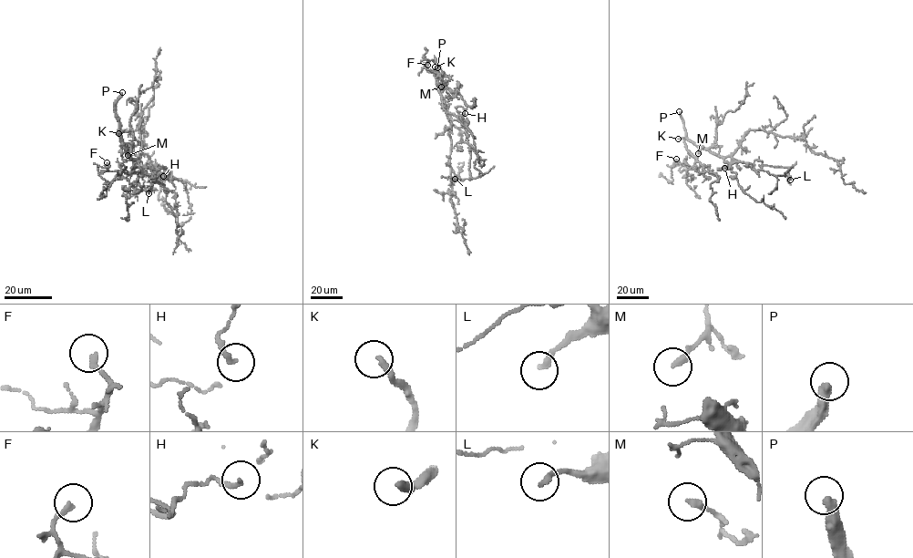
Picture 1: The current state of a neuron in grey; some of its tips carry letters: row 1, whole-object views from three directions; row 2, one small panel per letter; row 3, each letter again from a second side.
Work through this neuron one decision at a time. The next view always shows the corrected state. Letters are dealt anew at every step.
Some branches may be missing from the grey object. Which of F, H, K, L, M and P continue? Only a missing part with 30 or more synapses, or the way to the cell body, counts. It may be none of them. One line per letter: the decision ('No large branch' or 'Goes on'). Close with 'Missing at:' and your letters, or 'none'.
F: No large branch
H: No large branch
K: Goes on
L: No large branch
M: No large branch
P: Goes on
Missing at: K, P

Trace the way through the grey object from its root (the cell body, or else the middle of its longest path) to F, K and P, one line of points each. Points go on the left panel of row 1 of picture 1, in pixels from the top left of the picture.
F: (142, 151), (133, 160), (117, 133), (126, 153), (133, 162), (133, 170), (130, 173), (106, 170), (107, 162)
K: (142, 151), (133, 160), (121, 142), (117, 133), (122, 131), (118, 133)
P: (142, 151), (133, 160), (121, 142), (116, 100), (122, 92)

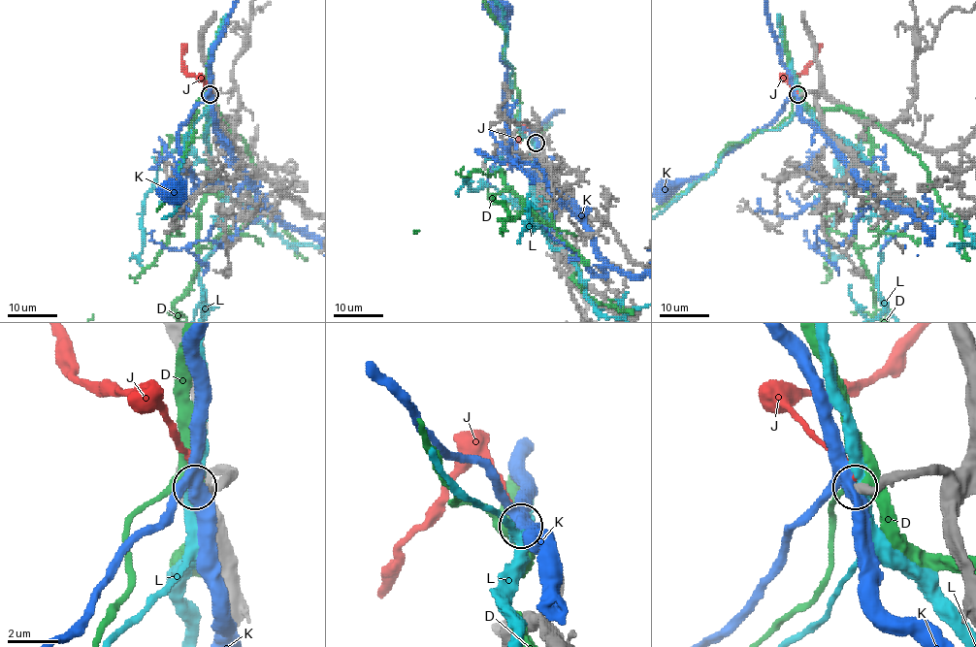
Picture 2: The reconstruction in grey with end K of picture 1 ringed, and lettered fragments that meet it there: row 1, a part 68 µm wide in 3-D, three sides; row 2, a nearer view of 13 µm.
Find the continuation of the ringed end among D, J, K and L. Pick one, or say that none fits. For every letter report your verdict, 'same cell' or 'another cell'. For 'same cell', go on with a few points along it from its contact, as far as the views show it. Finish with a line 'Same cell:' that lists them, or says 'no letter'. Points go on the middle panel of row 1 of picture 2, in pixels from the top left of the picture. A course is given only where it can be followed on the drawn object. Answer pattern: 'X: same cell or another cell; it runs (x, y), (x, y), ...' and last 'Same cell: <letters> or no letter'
D: another cell
J: another cell
K: another cell
L: another cell
Same cell: no letter

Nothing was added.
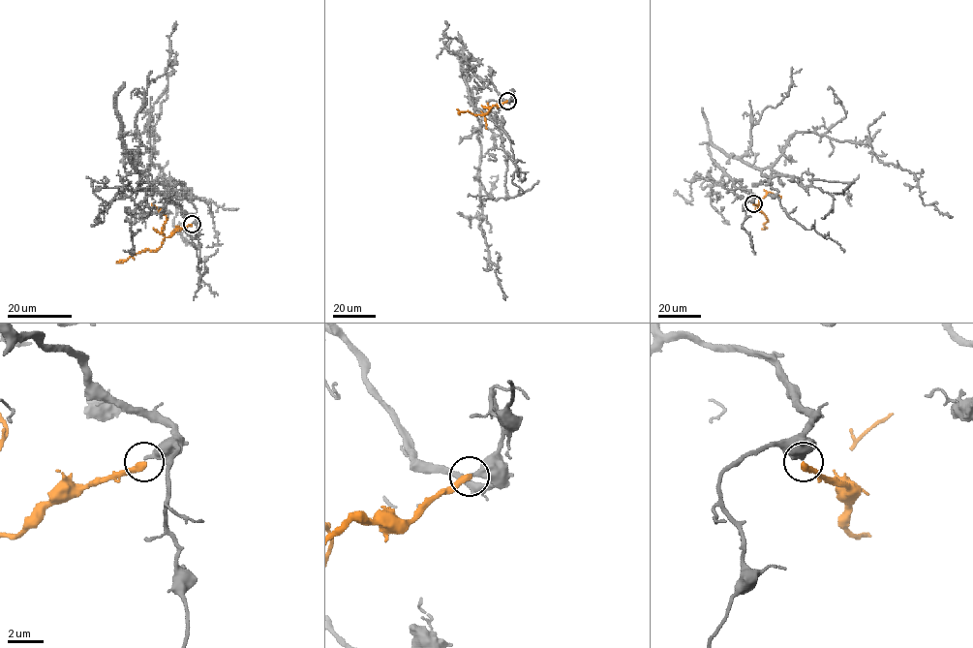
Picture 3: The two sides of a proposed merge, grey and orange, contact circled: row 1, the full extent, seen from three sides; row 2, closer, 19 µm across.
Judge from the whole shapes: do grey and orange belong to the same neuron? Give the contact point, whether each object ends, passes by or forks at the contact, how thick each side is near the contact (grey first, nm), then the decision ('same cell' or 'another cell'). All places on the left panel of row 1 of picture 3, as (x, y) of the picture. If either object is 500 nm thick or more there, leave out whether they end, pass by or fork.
(192, 224) | grey ends | orange ends | 320/360 nm | same cell

